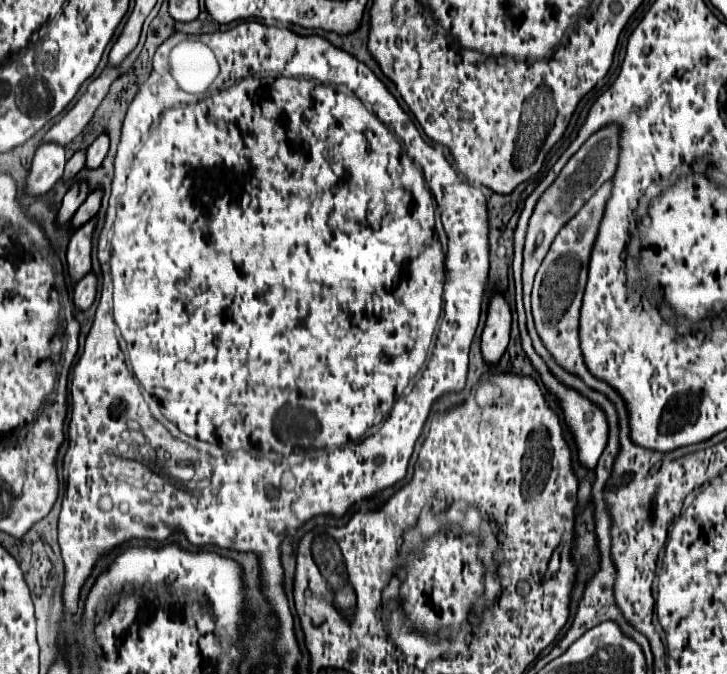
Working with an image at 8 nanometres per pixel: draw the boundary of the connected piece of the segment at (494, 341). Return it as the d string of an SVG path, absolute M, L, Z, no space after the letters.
M495 294L489 304L489 316L481 338L481 356L485 364L489 366L499 364L509 342L509 330L511 330L509 304L503 294Z

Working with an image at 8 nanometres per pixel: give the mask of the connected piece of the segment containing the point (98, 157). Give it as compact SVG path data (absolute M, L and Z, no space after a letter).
M101 136L97 138L89 148L87 148L87 160L85 160L85 168L89 170L95 170L101 166L105 154L109 150L109 138L107 136Z

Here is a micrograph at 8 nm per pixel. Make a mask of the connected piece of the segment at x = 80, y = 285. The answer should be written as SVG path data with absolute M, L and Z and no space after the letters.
M87 274L81 282L77 282L77 286L73 290L73 304L77 310L85 312L85 310L89 310L93 300L95 300L95 276Z

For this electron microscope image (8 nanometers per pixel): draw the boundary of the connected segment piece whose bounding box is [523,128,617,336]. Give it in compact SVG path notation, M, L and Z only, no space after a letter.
M603 128L601 132L595 132L581 148L579 152L565 164L565 168L559 172L559 176L553 180L553 184L541 194L537 200L533 214L529 218L527 236L525 236L525 248L523 248L523 302L527 312L527 332L533 336L533 316L531 316L531 286L537 268L541 266L545 254L549 252L551 242L555 240L557 232L585 206L585 202L599 190L603 182L607 182L613 176L613 168L617 168L617 128Z

